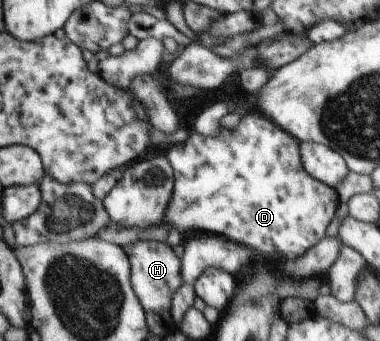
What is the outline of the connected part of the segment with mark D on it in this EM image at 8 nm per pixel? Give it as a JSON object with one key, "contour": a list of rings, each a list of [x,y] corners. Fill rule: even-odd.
{"contour":[[[251,109],[247,113],[249,115],[241,119],[233,133],[223,129],[215,139],[193,133],[185,143],[173,145],[169,149],[169,161],[175,169],[175,191],[165,211],[163,225],[143,229],[124,228],[122,225],[109,223],[94,237],[123,248],[140,241],[166,242],[169,229],[177,229],[181,235],[201,231],[205,234],[223,235],[263,255],[279,255],[277,261],[295,259],[317,245],[325,237],[340,205],[338,191],[307,173],[301,161],[300,142],[296,137],[281,129],[257,109]]]}

